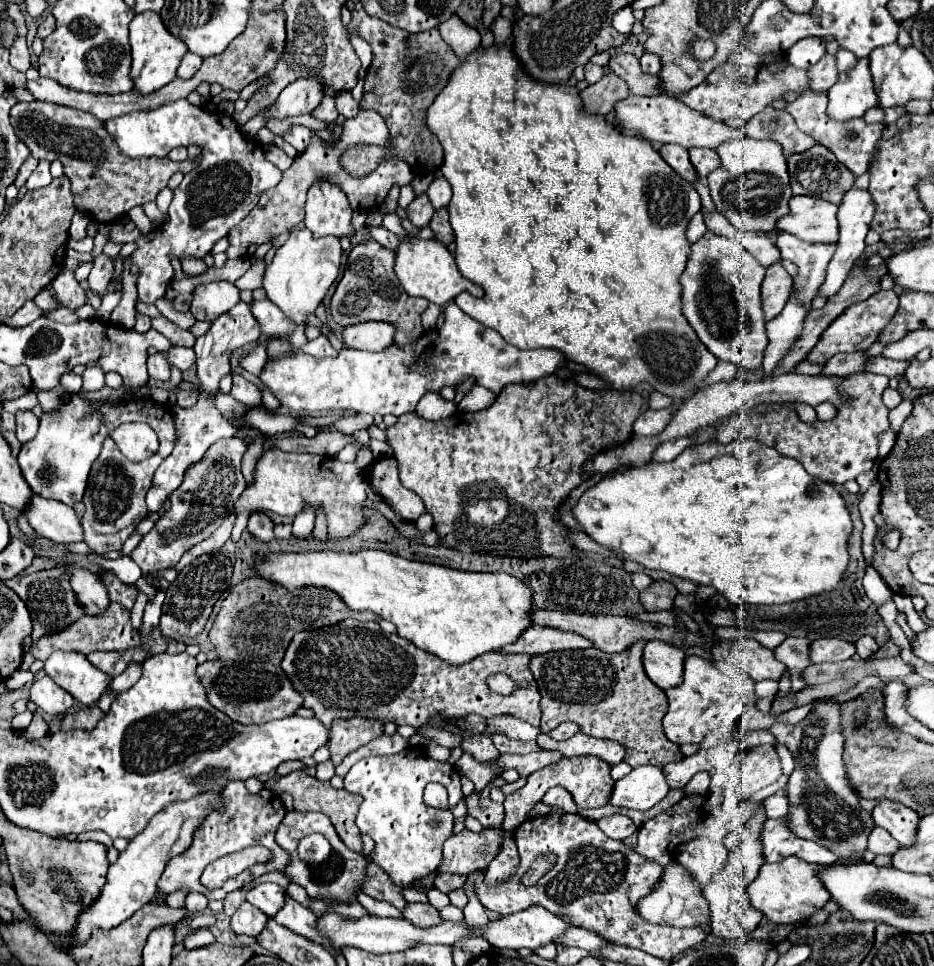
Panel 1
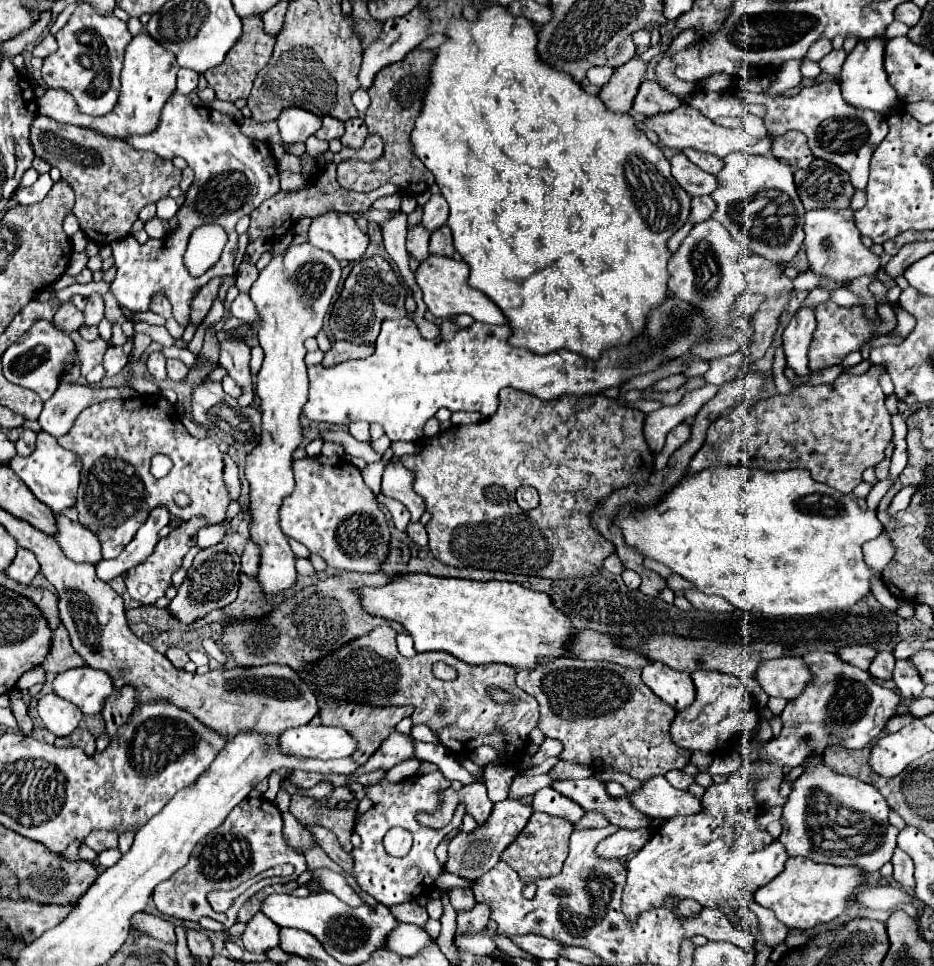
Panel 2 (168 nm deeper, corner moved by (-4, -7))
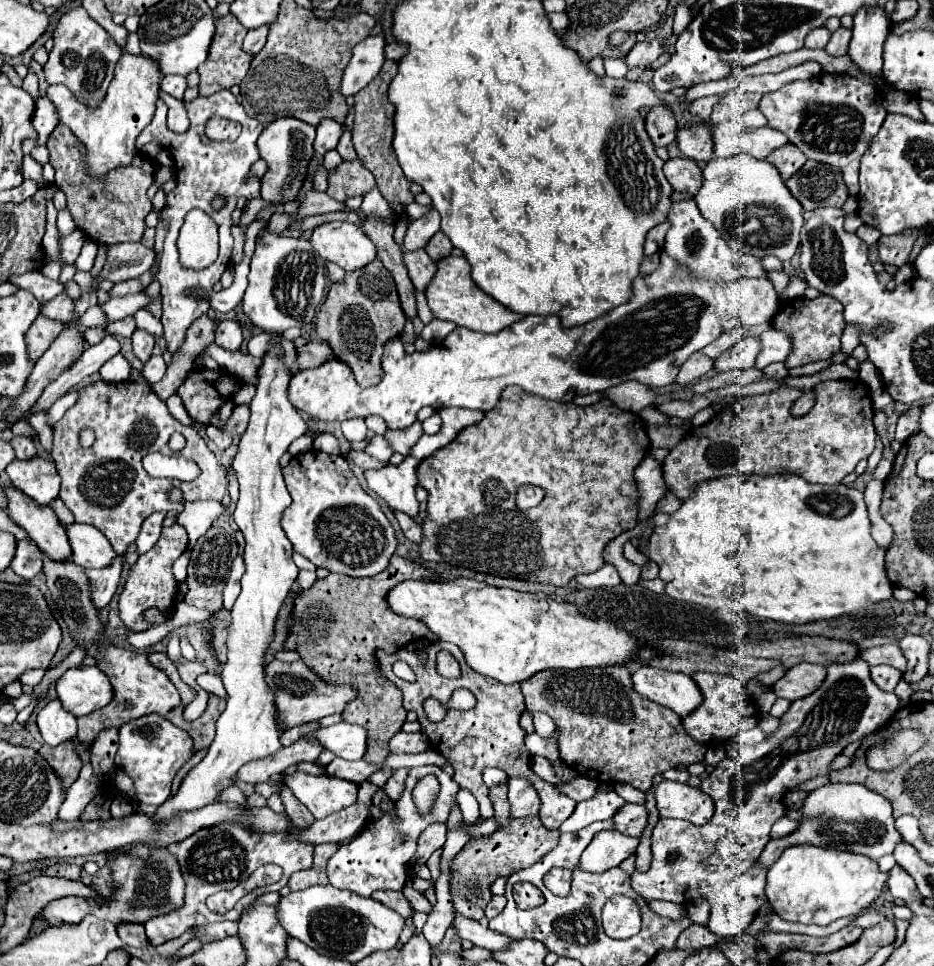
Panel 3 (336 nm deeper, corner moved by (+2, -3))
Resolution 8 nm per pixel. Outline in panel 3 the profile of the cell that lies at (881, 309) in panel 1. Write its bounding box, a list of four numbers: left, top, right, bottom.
[772,295,846,369]

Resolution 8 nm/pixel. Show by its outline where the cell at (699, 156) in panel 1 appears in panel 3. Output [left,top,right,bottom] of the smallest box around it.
[678,123,712,165]

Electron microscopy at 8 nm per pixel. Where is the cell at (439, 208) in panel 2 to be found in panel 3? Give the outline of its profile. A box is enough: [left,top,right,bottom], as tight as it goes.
[402,209,440,251]

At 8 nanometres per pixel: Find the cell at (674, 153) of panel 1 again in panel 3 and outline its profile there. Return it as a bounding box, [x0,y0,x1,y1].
[664,159,702,195]

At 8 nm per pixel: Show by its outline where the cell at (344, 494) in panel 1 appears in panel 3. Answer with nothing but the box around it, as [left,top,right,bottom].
[282,451,398,579]

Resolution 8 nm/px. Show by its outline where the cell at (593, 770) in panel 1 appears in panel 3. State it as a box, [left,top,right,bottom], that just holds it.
[614,803,648,839]

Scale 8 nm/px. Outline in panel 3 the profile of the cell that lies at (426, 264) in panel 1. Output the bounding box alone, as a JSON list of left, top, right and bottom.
[426,255,526,333]

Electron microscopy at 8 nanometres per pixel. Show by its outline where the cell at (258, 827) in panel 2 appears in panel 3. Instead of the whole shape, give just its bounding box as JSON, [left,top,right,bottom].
[144,823,314,945]

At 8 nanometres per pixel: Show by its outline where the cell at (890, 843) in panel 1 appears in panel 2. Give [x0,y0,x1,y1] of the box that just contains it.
[890,847,914,893]

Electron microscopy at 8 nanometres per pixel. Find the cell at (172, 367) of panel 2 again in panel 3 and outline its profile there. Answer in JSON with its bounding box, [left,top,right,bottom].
[140,355,166,383]

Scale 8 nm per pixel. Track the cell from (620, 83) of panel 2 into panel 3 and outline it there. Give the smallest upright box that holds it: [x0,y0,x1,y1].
[626,37,664,69]

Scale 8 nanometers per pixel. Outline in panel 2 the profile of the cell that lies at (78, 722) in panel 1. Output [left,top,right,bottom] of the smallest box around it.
[56,727,96,755]

